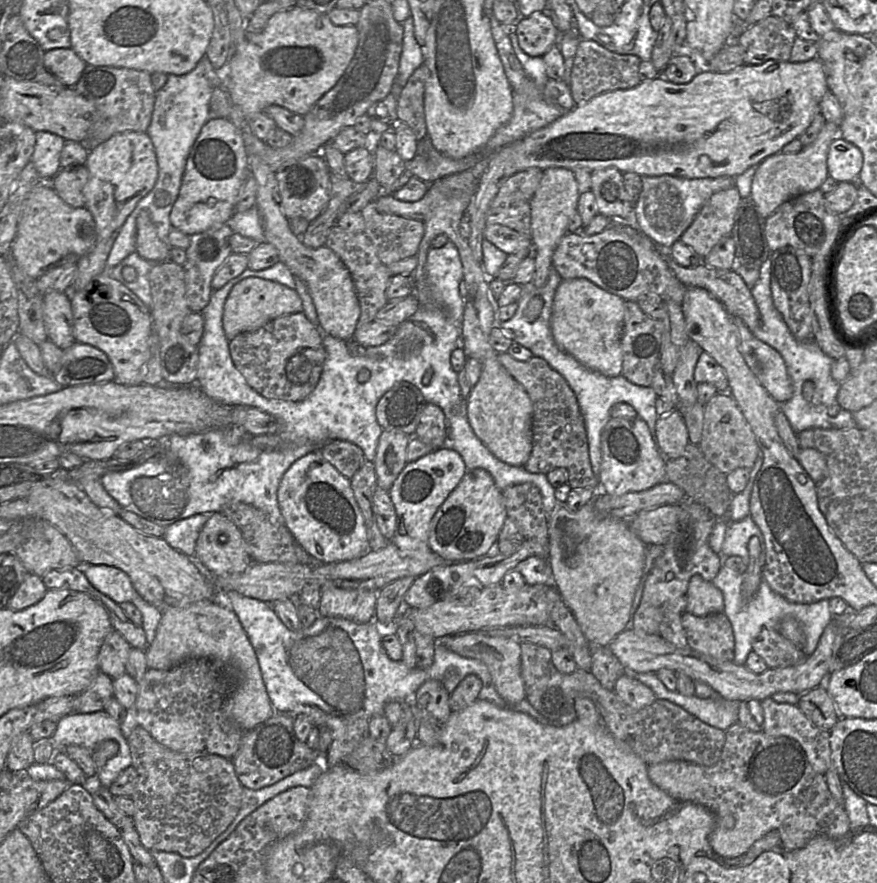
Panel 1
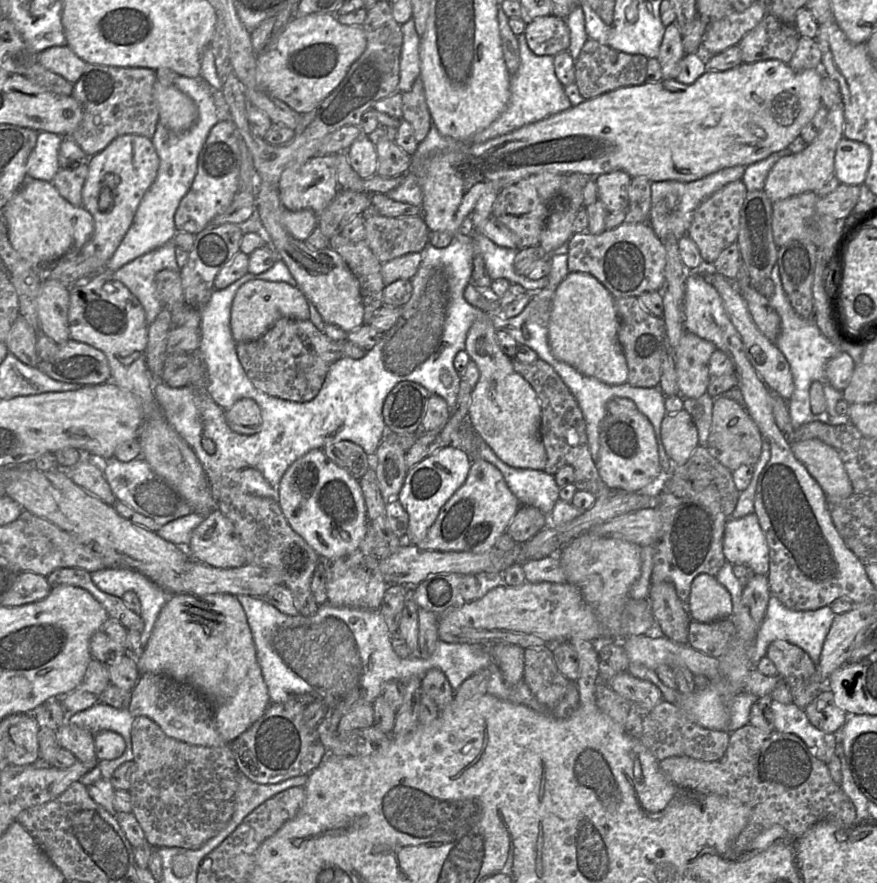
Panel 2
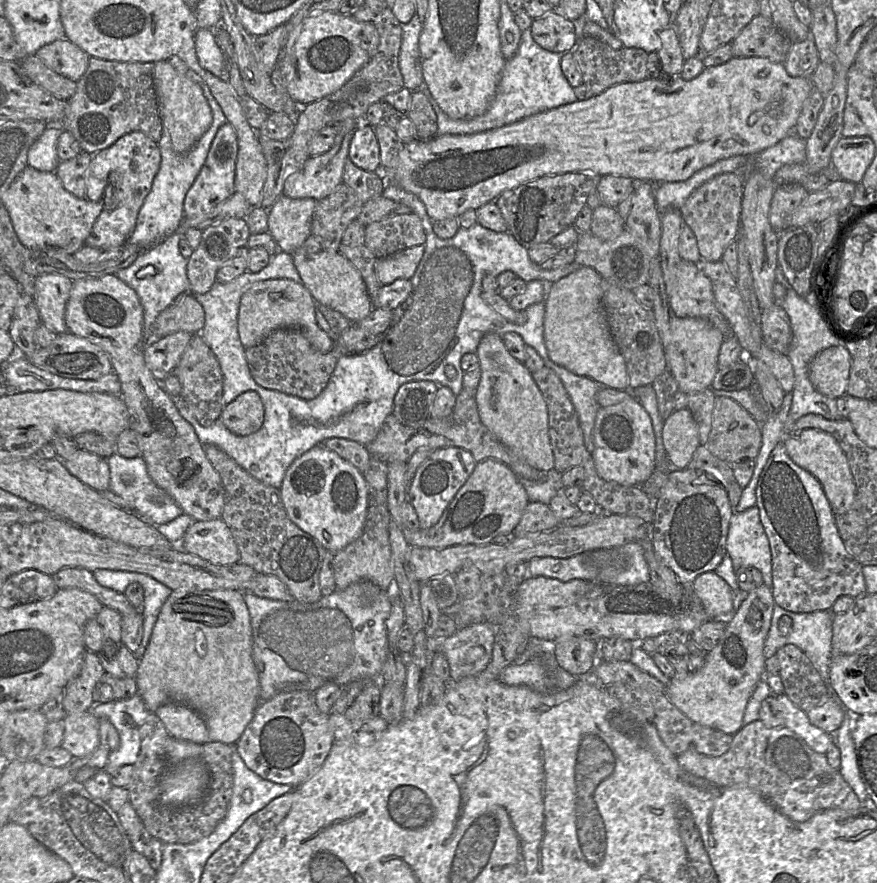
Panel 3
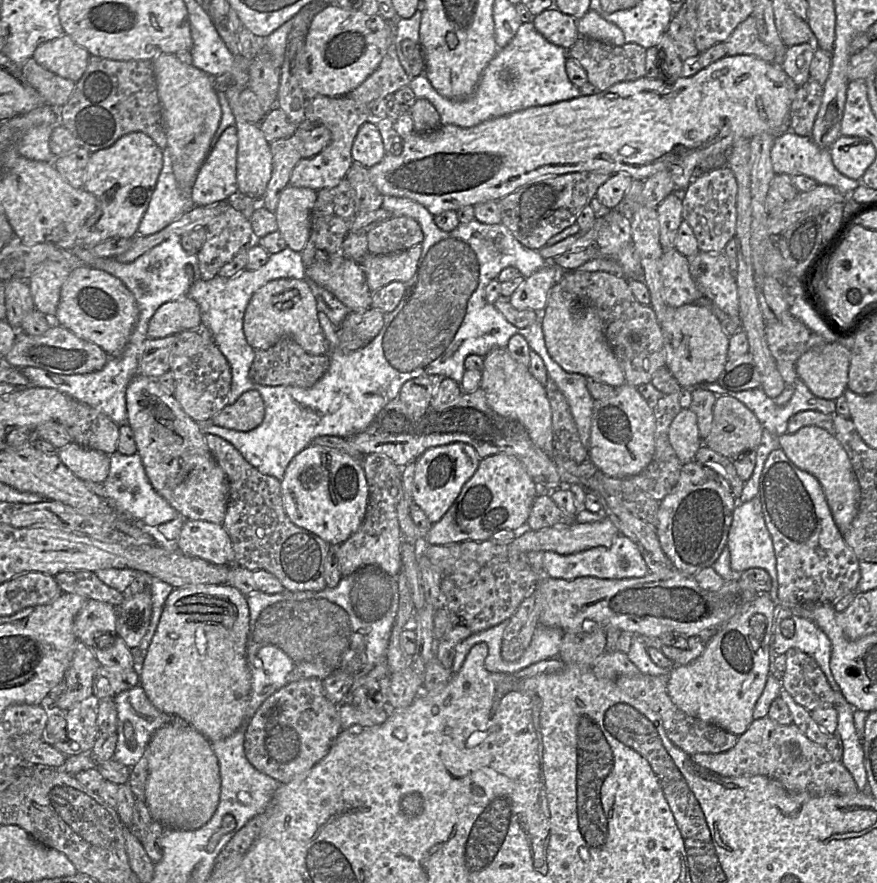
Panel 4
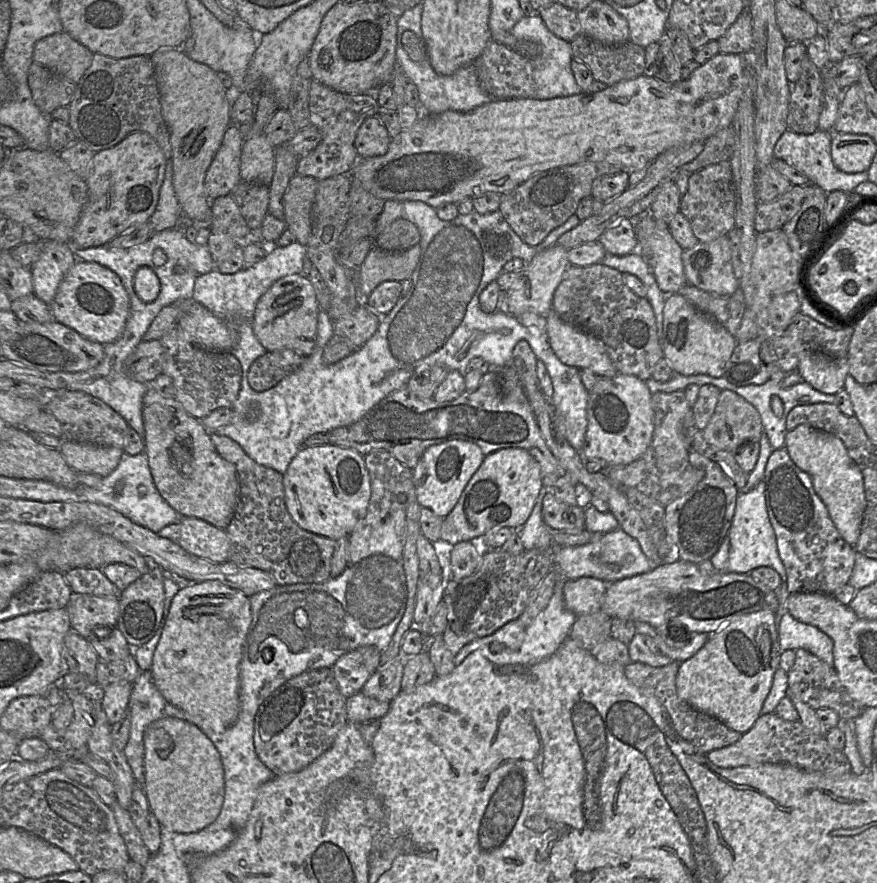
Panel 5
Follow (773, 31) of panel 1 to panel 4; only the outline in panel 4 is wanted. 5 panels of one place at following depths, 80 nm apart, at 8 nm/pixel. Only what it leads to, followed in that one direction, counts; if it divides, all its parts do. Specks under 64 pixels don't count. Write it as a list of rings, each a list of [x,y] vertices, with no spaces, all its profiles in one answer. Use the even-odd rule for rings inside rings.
[[[753,12],[735,28],[725,46],[727,55],[730,56],[746,54],[767,62],[773,62],[776,58],[775,50],[760,38]]]

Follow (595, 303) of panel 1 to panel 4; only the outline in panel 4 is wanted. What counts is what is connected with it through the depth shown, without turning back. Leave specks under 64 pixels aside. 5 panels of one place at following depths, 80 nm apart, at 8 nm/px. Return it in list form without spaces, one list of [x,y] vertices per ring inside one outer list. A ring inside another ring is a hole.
[[[559,283],[550,289],[540,318],[547,350],[552,359],[565,371],[582,374],[612,387],[626,383],[623,370],[607,341],[596,312],[575,304]]]

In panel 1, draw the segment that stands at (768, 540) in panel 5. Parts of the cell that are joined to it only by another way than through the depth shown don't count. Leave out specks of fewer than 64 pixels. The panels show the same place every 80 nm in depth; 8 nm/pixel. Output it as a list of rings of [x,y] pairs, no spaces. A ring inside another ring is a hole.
[[[751,516],[740,521],[729,521],[721,555],[723,557],[739,556],[749,563],[751,557],[748,542],[753,536],[758,536],[761,541],[762,533]]]

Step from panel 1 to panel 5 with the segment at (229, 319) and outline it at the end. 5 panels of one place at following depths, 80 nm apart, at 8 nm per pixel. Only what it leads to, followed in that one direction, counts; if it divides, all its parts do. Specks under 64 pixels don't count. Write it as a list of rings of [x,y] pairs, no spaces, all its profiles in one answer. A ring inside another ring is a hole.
[[[295,274],[279,279],[259,299],[251,325],[267,352],[289,349],[301,356],[309,356],[317,344],[319,312],[313,285],[305,275]]]

